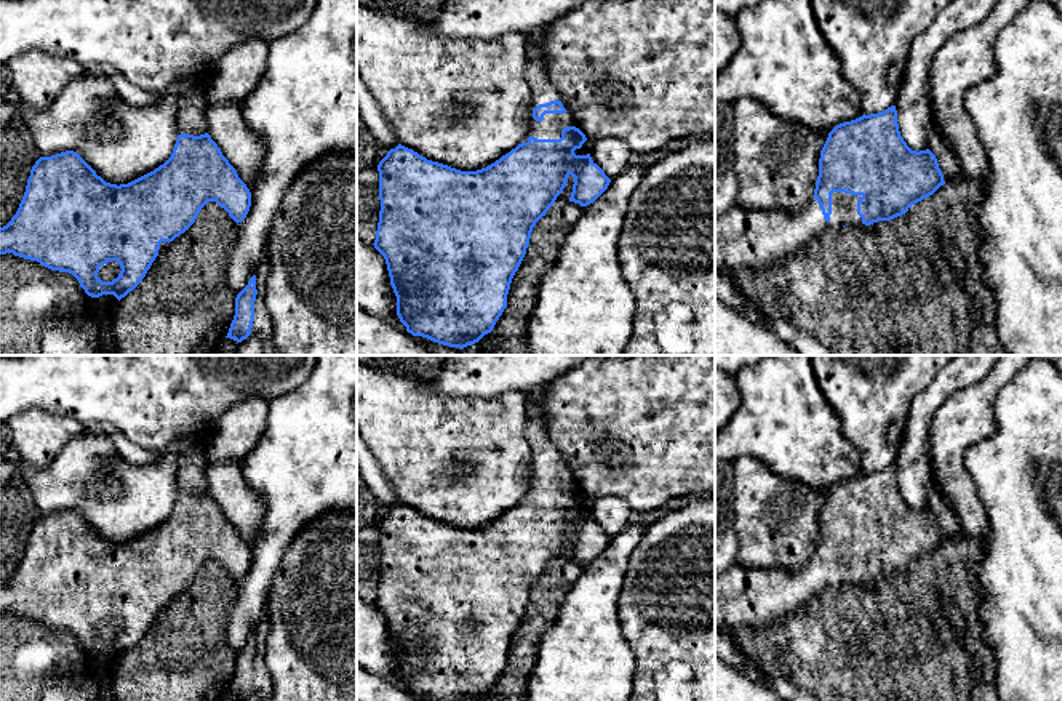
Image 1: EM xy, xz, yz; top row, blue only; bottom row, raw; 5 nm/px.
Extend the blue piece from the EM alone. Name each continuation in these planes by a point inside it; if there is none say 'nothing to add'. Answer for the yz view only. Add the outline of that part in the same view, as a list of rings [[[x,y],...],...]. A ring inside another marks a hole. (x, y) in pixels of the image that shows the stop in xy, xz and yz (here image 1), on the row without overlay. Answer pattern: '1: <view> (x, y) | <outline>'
1: yz (744, 597) | [[[833,551],[828,581],[814,555],[798,571],[734,565],[715,576],[715,632],[760,627],[793,611],[825,587],[862,581],[857,573],[860,555]]]

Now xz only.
1: xz (542, 450) | [[[545,384],[526,394],[525,407],[528,415],[528,426],[525,435],[531,450],[531,466],[534,467],[539,463],[547,463],[550,459],[558,458],[566,467],[566,471],[545,472],[542,480],[536,480],[534,477],[531,477],[529,490],[521,501],[528,501],[529,495],[534,495],[537,498],[560,498],[563,487],[579,487],[576,477],[568,467],[568,463],[547,437],[545,421],[541,413],[541,394],[544,389]]]

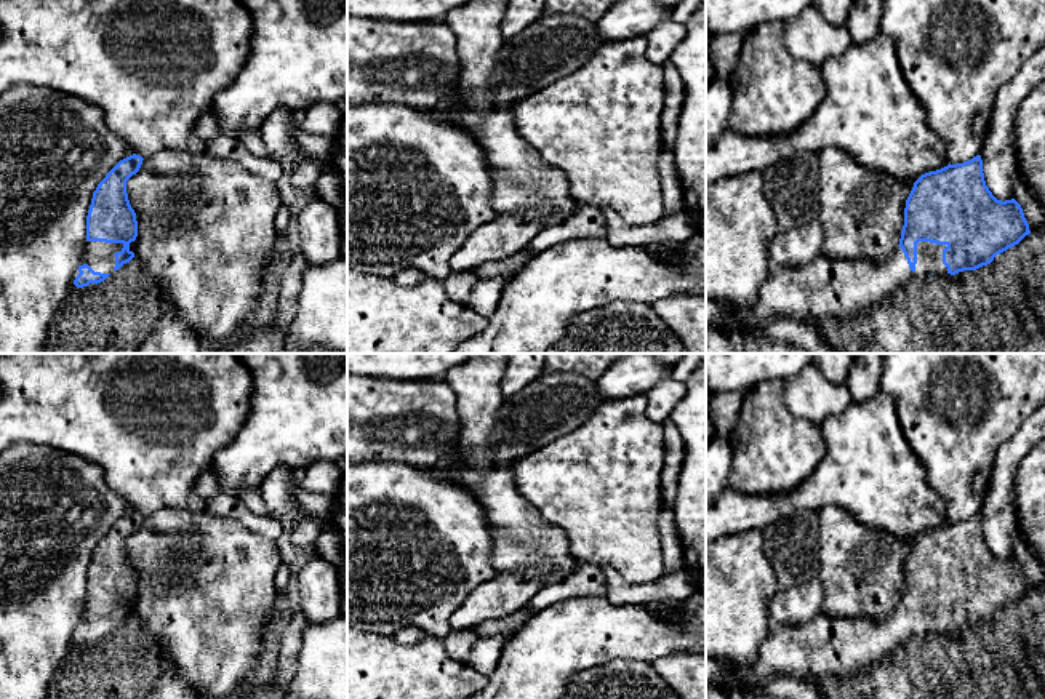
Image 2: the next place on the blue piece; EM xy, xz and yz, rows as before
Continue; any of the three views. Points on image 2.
1: yz (824, 647) | [[[919,600],[914,630],[899,605],[883,621],[832,619],[823,613],[802,625],[771,624],[751,665],[706,657],[706,688],[747,693],[749,685],[770,678],[816,683],[824,677],[845,677],[879,661],[911,637],[947,630],[943,622],[946,605]]]

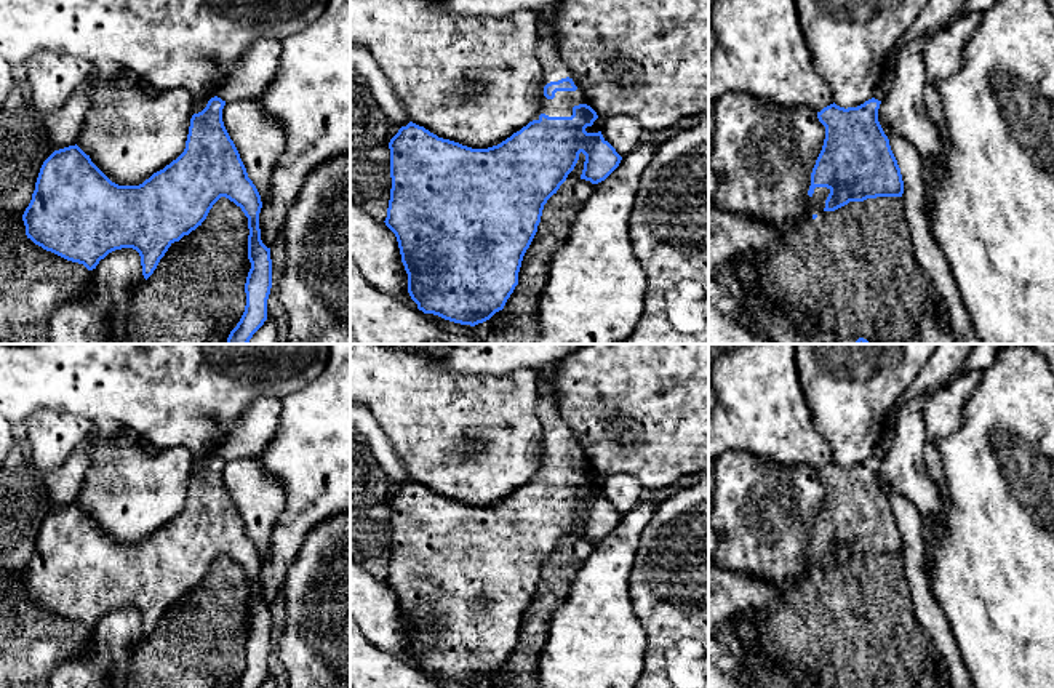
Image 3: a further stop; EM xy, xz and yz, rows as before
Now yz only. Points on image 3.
1: yz (816, 562) | [[[816,546],[814,552],[808,557],[808,574],[812,576],[814,573],[824,571],[825,558],[830,552],[827,546]]]

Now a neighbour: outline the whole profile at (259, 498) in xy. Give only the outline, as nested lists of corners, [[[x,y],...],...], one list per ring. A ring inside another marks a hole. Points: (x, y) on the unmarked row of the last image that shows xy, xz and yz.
[[[258,458],[226,461],[222,480],[240,512],[248,536],[256,544],[262,563],[265,563],[272,531],[283,512],[283,486],[262,470]]]

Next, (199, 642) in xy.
[[[226,555],[210,568],[206,578],[189,594],[168,606],[154,632],[131,661],[126,688],[234,688],[246,664],[248,576]]]

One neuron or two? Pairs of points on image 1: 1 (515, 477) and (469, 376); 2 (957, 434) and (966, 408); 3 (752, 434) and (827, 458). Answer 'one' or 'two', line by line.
1: two
2: one
3: one

